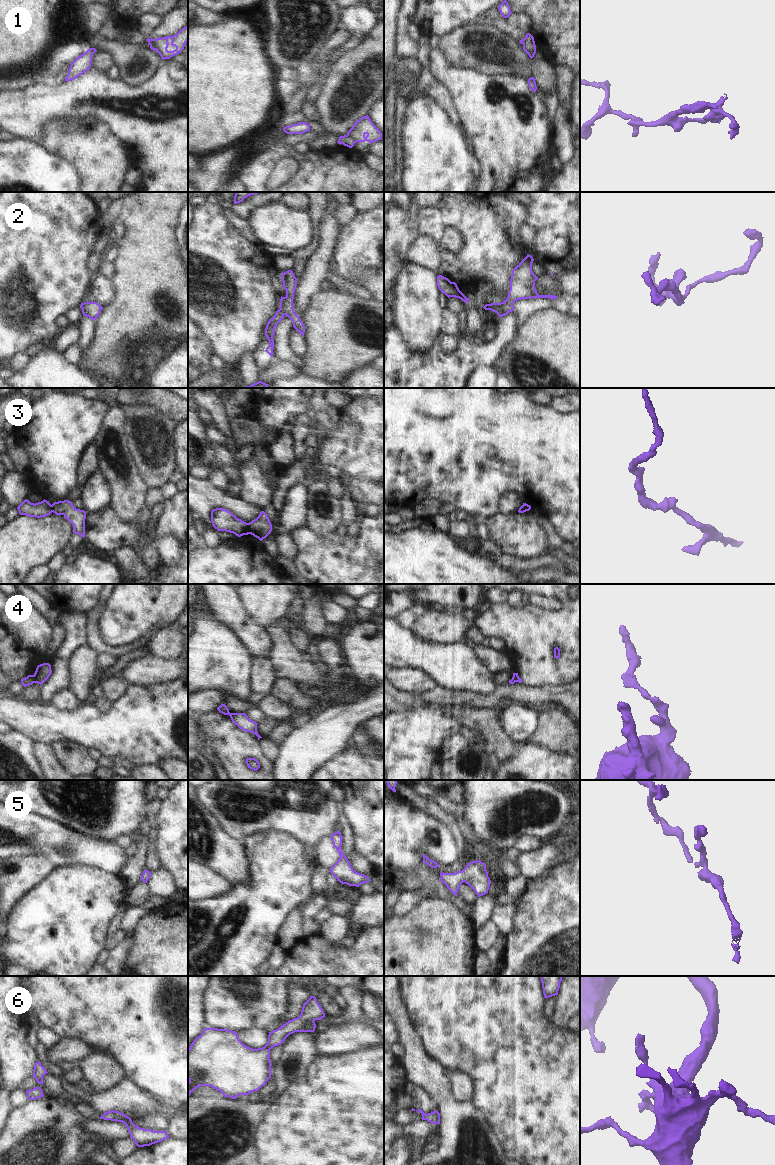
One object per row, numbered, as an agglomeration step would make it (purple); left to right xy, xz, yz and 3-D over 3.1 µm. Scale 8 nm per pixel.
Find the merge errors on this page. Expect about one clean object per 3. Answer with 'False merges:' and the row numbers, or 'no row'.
False merges: 1, 3, 4

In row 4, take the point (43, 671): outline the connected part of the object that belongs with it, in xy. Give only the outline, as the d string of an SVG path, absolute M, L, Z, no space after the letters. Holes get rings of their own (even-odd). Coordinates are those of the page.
M43 663L37 666L34 673L36 683L43 684L51 675L51 665L49 663Z

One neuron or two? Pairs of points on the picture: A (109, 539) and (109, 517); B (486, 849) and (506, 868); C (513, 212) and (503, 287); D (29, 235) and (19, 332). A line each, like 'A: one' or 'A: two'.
A: one
B: one
C: one
D: one

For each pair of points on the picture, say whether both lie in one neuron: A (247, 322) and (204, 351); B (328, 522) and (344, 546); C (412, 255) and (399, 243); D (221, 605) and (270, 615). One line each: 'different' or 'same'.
A: different
B: different
C: different
D: different

